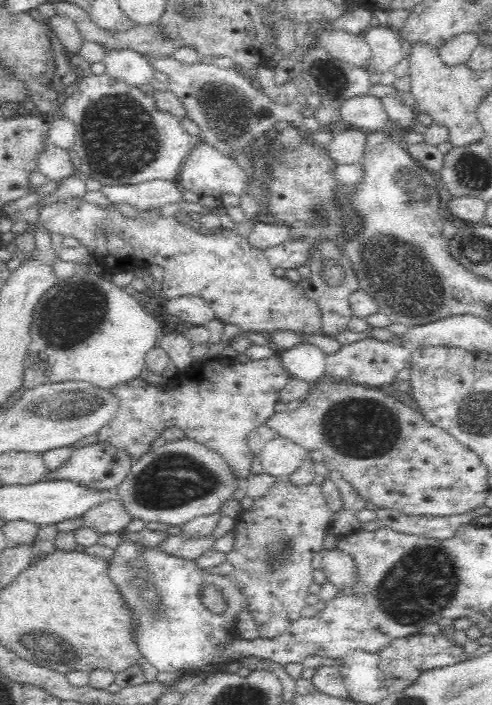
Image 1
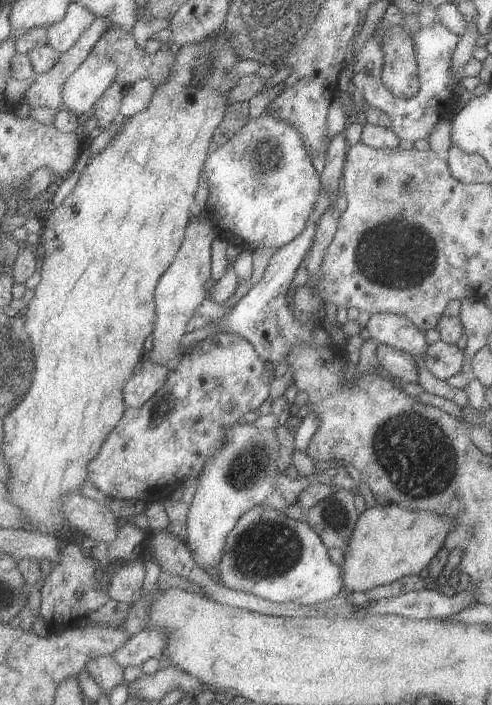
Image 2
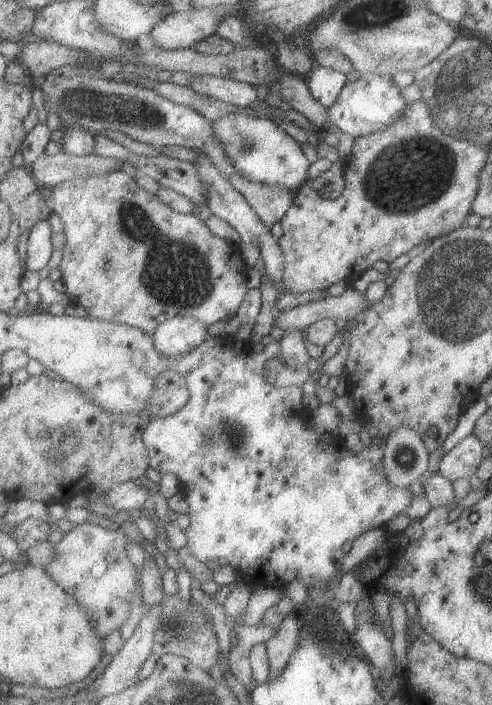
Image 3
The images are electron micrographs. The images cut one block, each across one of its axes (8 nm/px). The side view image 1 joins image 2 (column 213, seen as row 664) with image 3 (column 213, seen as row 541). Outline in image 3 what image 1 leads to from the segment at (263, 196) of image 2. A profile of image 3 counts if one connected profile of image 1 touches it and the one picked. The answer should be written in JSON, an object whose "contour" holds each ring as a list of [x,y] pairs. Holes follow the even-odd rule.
{"contour":[[[226,114],[213,121],[213,130],[225,146],[227,156],[235,164],[235,170],[251,182],[257,184],[273,184],[289,188],[296,195],[303,185],[309,182],[312,161],[300,144],[269,118],[250,117],[247,114]]]}

